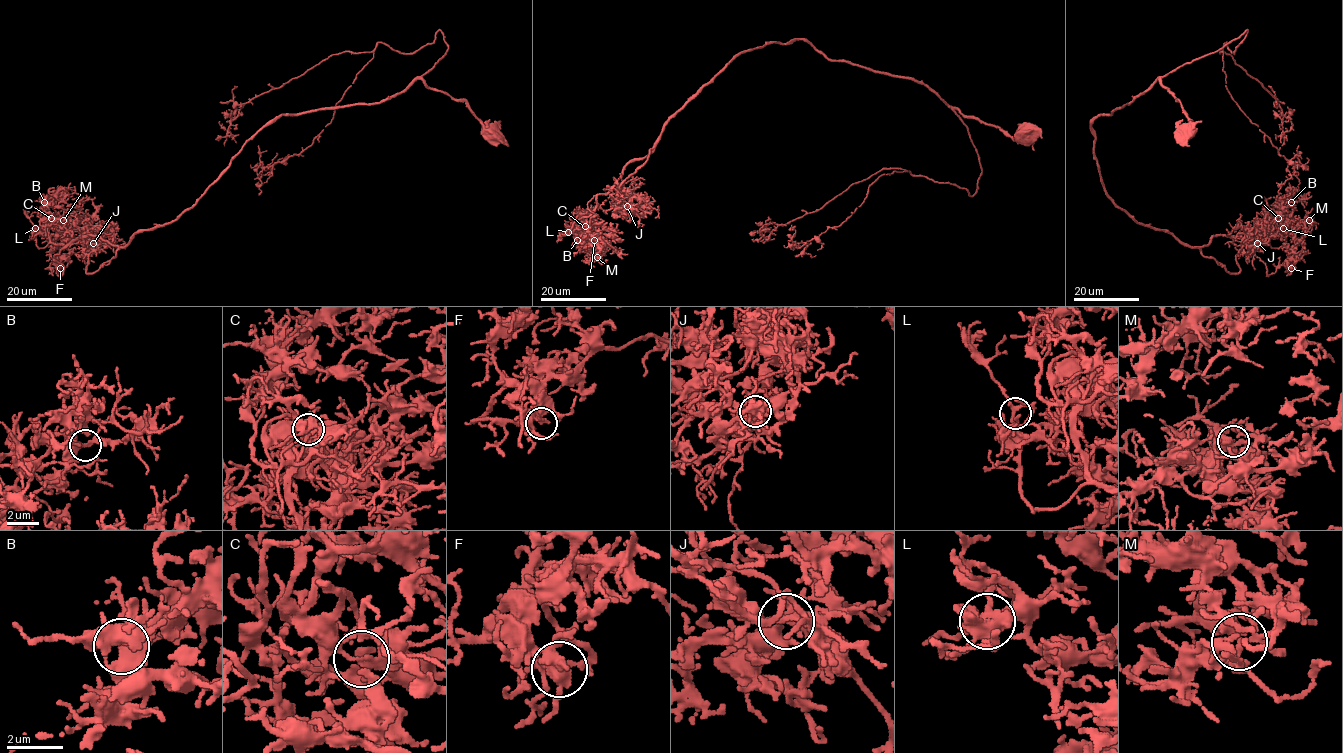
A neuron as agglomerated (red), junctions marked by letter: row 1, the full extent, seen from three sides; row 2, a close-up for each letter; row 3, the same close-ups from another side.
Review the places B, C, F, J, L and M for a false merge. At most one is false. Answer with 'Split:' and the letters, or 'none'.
Split: none

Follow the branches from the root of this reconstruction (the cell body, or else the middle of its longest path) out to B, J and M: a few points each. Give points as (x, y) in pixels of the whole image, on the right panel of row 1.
B: (1186, 129), (1158, 79), (1091, 123), (1105, 193), (1135, 221), (1193, 247), (1228, 235), (1252, 248), (1291, 202)
J: (1186, 129), (1158, 79), (1100, 114), (1091, 130), (1105, 193), (1193, 247), (1243, 233), (1257, 243)
M: (1186, 129), (1158, 79), (1091, 123), (1105, 193), (1135, 221), (1193, 247), (1228, 235), (1252, 248), (1309, 220)

